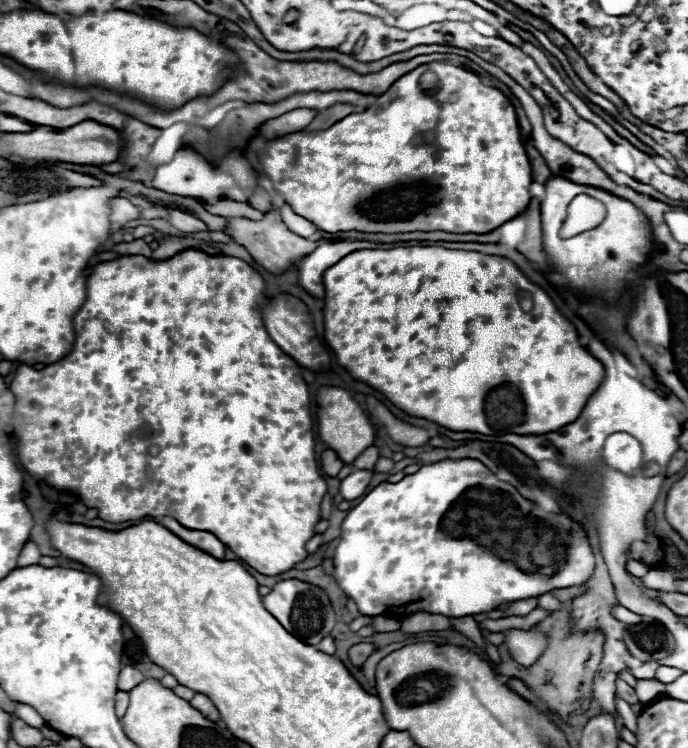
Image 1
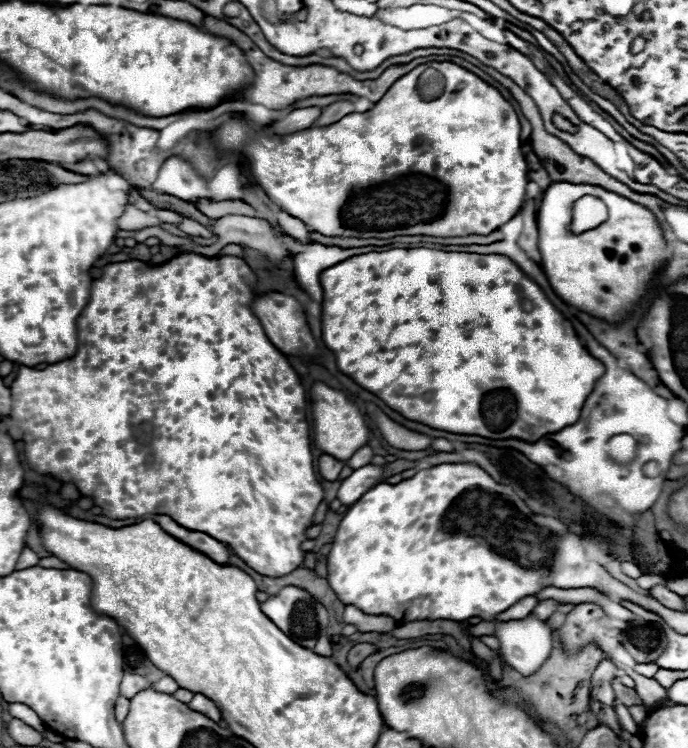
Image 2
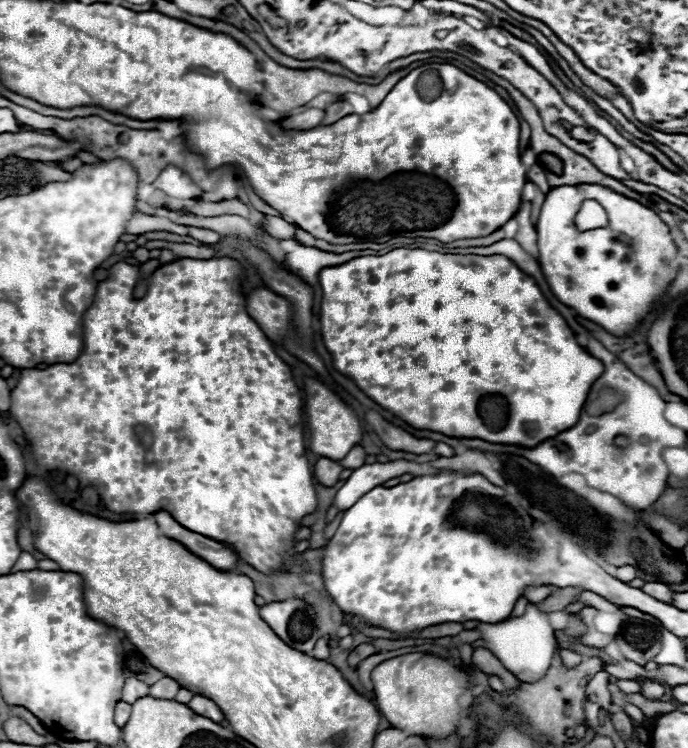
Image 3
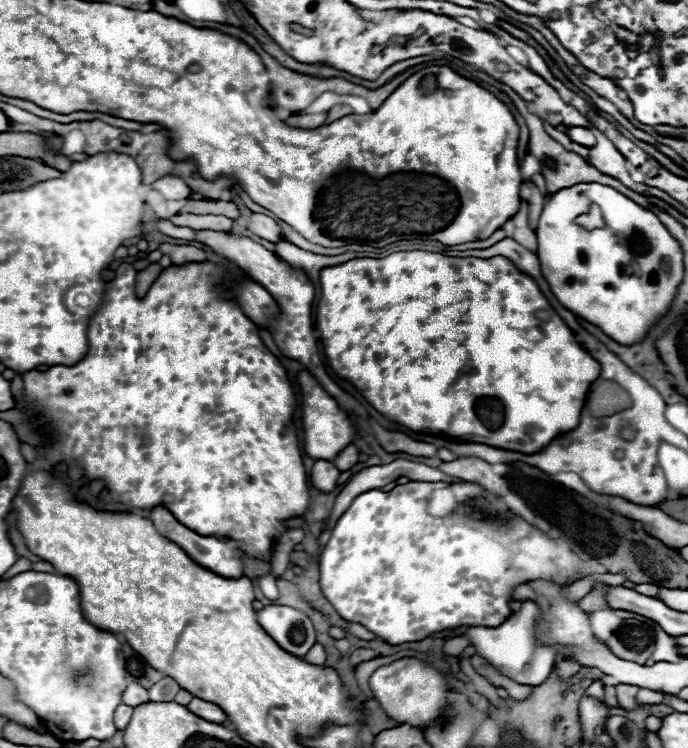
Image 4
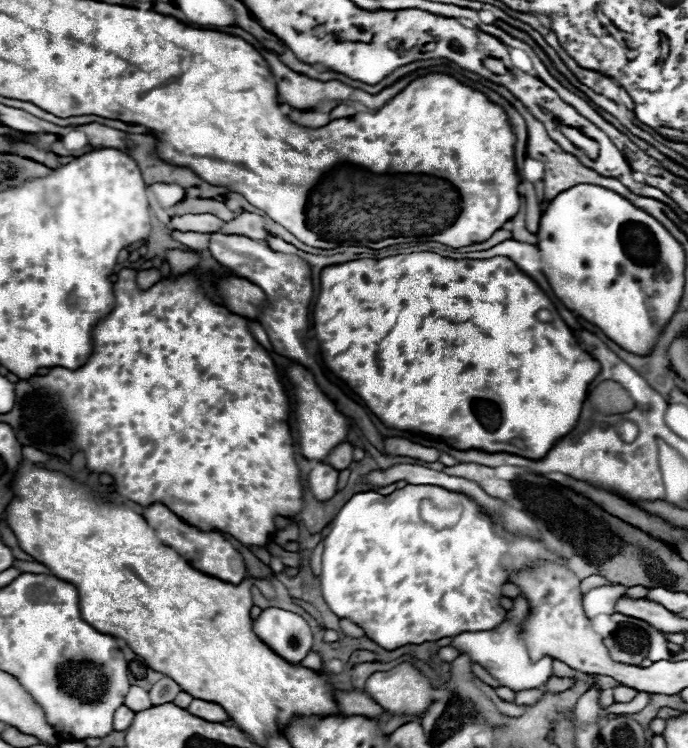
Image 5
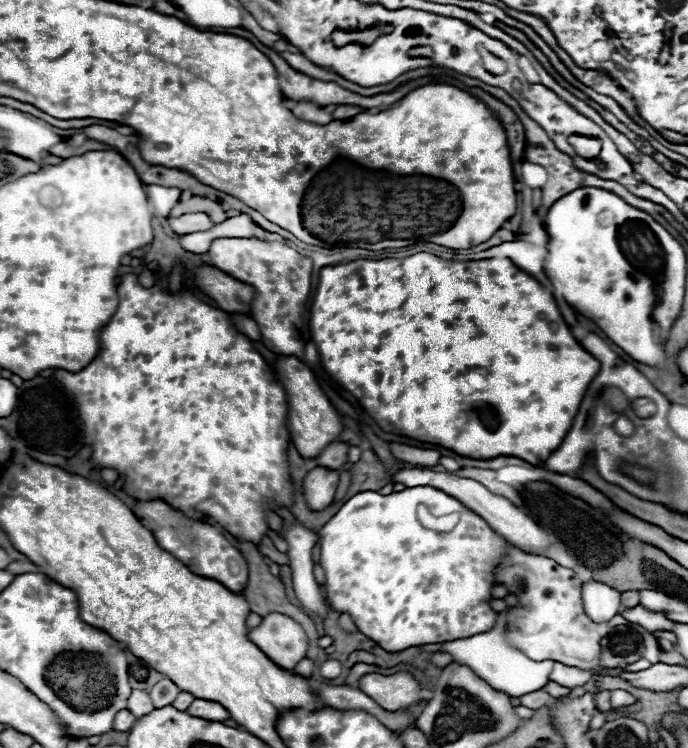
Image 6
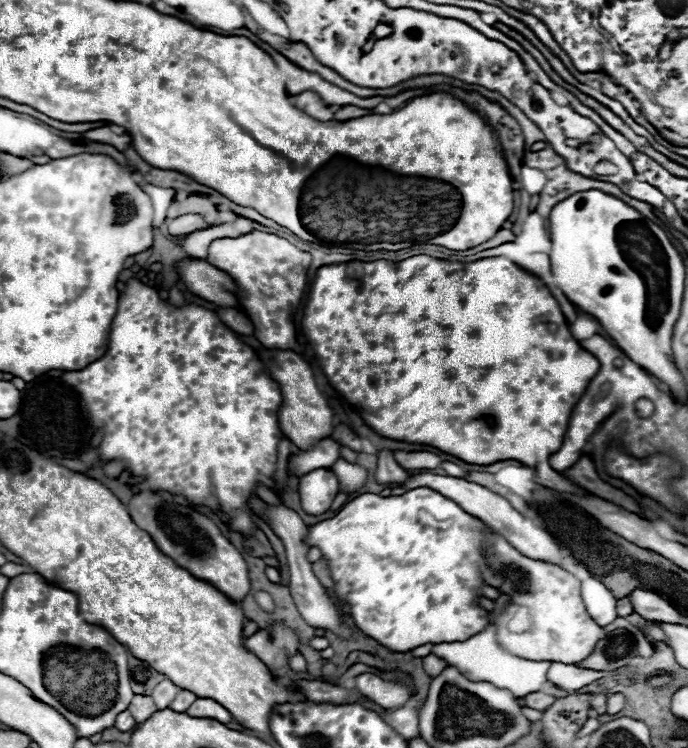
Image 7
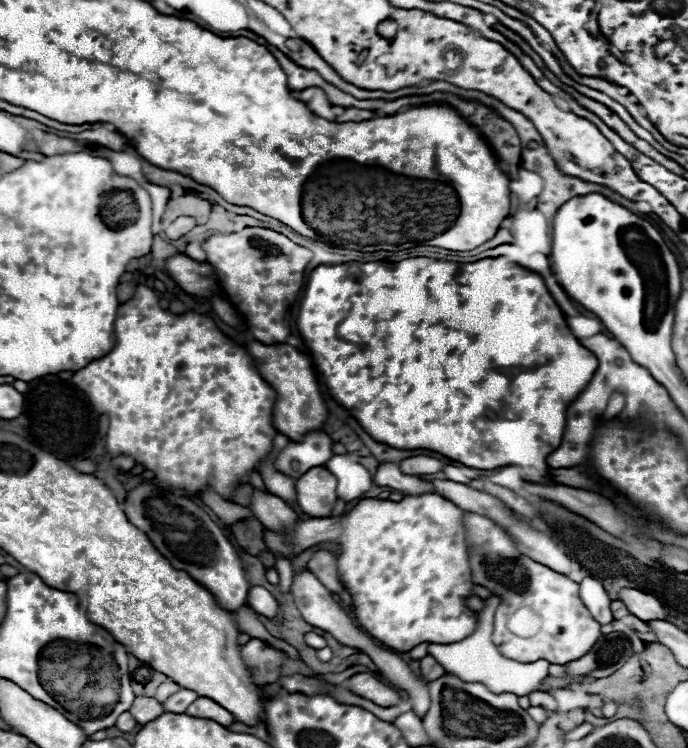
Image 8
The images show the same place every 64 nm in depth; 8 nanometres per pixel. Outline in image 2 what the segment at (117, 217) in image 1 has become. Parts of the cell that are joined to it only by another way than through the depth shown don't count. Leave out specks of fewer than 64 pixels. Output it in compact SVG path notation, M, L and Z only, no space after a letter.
M124 206L124 212L122 216L118 218L118 226L122 230L140 230L140 228L148 228L148 226L156 226L160 224L162 220L154 218L154 216L148 216L146 212L134 208L134 206Z

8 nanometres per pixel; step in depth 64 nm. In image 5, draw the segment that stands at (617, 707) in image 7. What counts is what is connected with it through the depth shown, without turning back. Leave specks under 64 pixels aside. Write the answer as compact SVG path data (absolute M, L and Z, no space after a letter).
M628 686L614 688L614 702L630 702L630 700L634 700L634 696L636 696L634 688L628 688Z

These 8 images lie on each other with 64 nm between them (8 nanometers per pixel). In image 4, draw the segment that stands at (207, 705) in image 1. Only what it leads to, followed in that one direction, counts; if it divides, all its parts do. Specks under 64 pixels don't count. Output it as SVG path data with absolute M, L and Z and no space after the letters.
M192 698L192 702L186 706L192 714L198 714L200 718L206 718L208 722L218 722L218 724L222 724L224 720L226 720L226 714L224 714L224 710L220 708L220 706L216 706L214 702L206 702L206 700L202 700L202 698Z

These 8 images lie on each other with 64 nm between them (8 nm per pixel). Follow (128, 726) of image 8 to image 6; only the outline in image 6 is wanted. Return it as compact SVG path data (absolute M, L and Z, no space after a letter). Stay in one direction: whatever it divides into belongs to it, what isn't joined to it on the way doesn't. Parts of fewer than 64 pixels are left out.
M124 708L124 710L120 710L120 712L114 716L114 730L118 730L118 732L126 732L126 730L132 728L134 720L136 720L136 716L134 716L130 710Z

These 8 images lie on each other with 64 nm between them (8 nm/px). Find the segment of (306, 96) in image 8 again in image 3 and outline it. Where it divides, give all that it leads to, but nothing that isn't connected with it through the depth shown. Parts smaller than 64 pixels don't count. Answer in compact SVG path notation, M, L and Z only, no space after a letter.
M310 108L310 110L298 112L298 114L292 114L284 120L280 120L280 126L286 130L310 130L310 128L318 126L322 118L324 118L324 110Z

